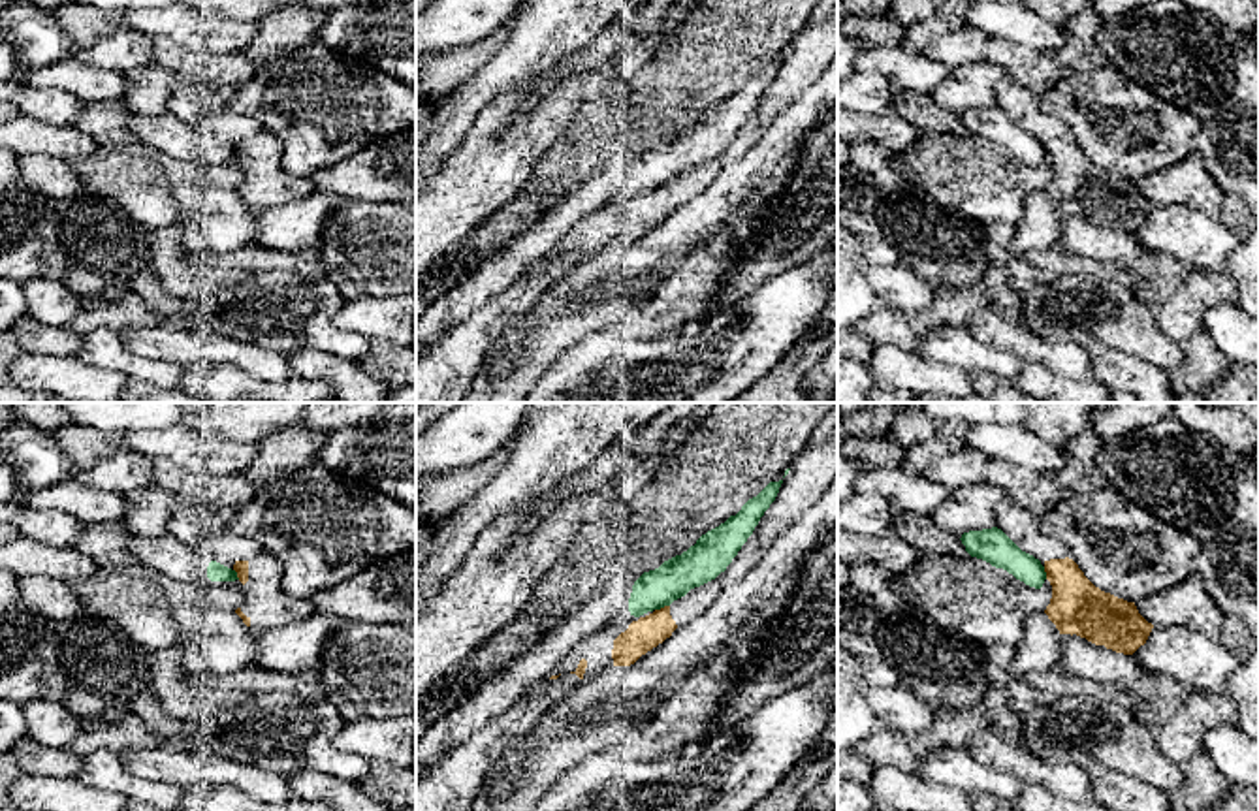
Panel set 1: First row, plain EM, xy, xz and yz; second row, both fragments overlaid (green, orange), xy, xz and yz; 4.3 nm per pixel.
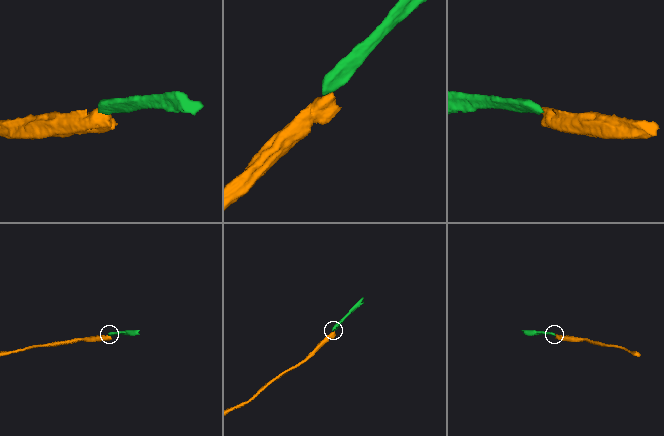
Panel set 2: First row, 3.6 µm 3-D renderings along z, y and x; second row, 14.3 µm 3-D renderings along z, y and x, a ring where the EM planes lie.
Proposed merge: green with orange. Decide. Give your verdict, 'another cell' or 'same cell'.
another cell

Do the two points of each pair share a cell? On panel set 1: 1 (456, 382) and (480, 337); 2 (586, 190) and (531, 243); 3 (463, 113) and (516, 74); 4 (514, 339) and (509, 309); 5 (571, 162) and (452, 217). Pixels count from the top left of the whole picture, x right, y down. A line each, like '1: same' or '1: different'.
1: same
2: same
3: same
4: different
5: different

